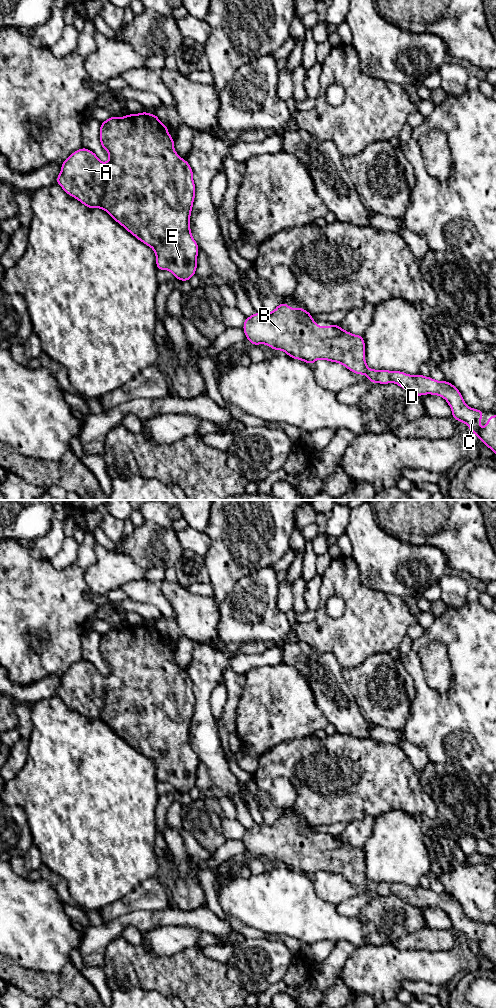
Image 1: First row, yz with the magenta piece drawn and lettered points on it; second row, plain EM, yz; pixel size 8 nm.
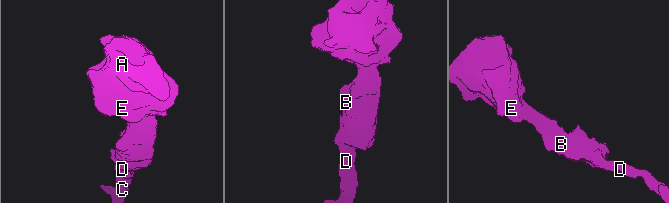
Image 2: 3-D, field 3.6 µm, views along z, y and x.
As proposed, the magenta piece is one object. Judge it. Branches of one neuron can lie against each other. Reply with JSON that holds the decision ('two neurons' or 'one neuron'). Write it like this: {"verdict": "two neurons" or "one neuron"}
{"verdict": "one neuron"}

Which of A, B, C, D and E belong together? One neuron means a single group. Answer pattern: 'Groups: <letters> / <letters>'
Groups: A B C D E

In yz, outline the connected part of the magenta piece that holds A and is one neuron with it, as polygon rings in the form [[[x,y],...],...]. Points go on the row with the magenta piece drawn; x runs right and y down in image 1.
[[[143,111],[140,114],[128,114],[124,117],[110,117],[100,125],[100,144],[109,153],[109,161],[103,163],[97,155],[89,149],[82,147],[74,151],[62,164],[61,172],[56,179],[62,189],[71,197],[76,198],[90,209],[101,208],[105,210],[116,222],[123,226],[138,240],[151,247],[155,251],[156,266],[159,270],[169,270],[178,280],[189,281],[196,274],[197,256],[199,246],[194,240],[190,230],[190,216],[195,199],[195,183],[193,181],[193,170],[187,160],[182,159],[174,149],[174,139],[168,133],[168,128],[156,116]]]

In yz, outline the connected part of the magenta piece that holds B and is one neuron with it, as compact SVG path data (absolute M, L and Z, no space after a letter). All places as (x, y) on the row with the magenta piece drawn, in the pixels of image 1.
M282 302L271 313L263 311L246 317L242 329L252 345L266 344L310 365L318 359L337 362L355 374L366 374L370 383L393 382L420 397L439 395L449 404L452 417L464 422L496 454L496 414L489 416L486 426L480 429L484 411L467 406L453 384L421 374L414 376L401 371L369 369L363 336L349 333L337 324L316 326L316 322L310 312L299 306L292 310Z

